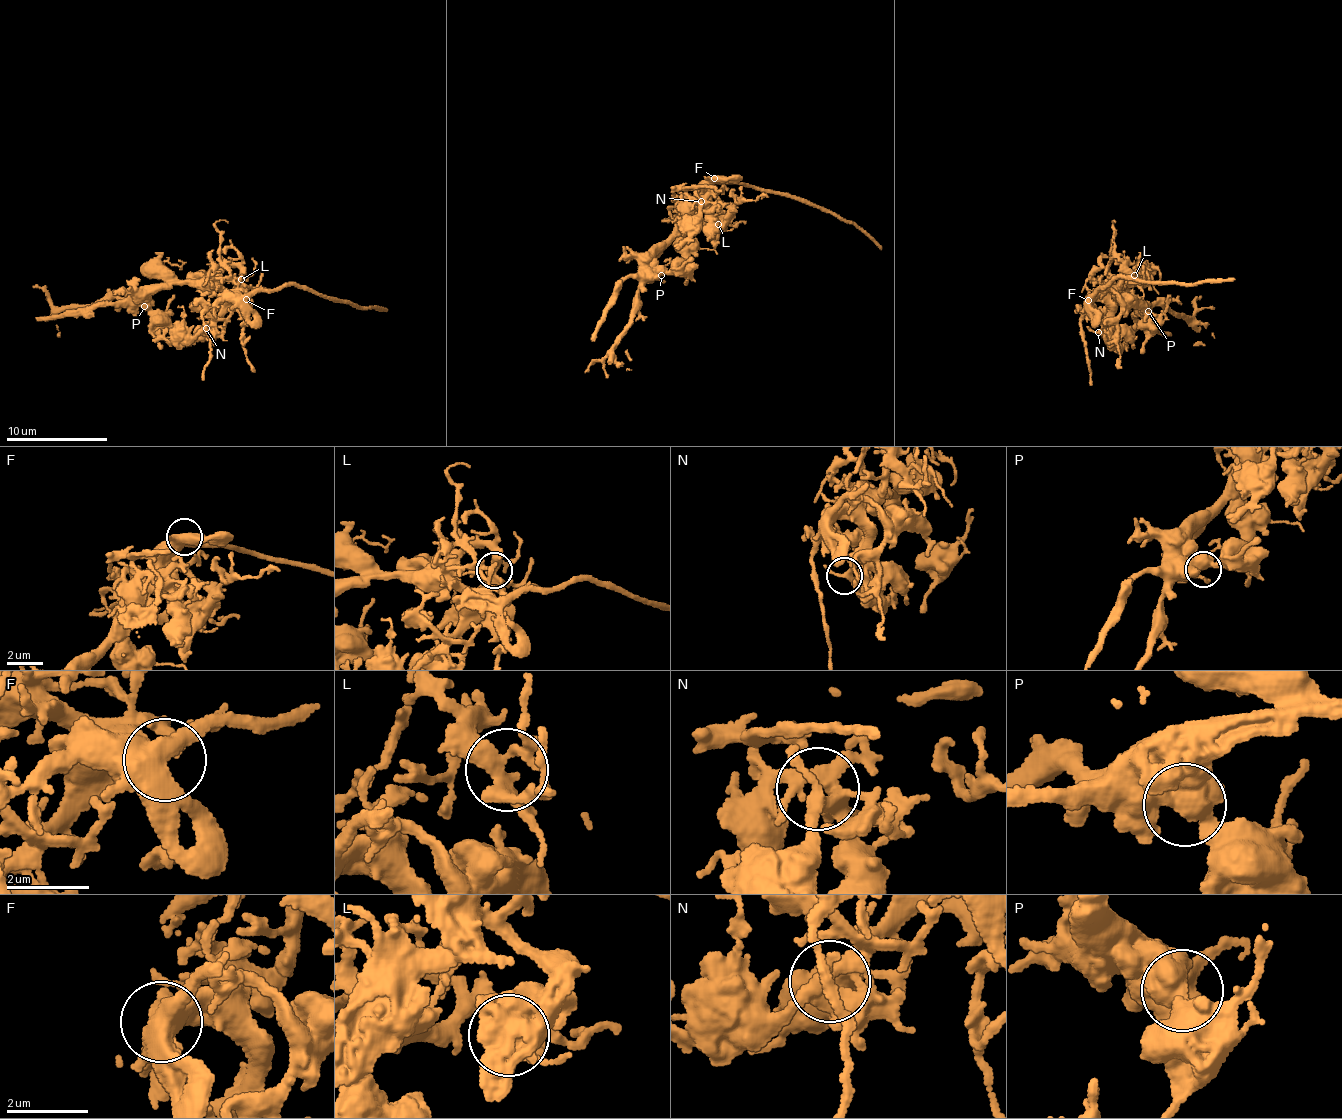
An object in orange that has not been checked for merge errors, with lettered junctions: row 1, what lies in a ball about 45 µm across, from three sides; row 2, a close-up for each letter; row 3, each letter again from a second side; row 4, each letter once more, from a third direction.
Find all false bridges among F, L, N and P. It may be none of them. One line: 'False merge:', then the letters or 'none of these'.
False merge: none of these

